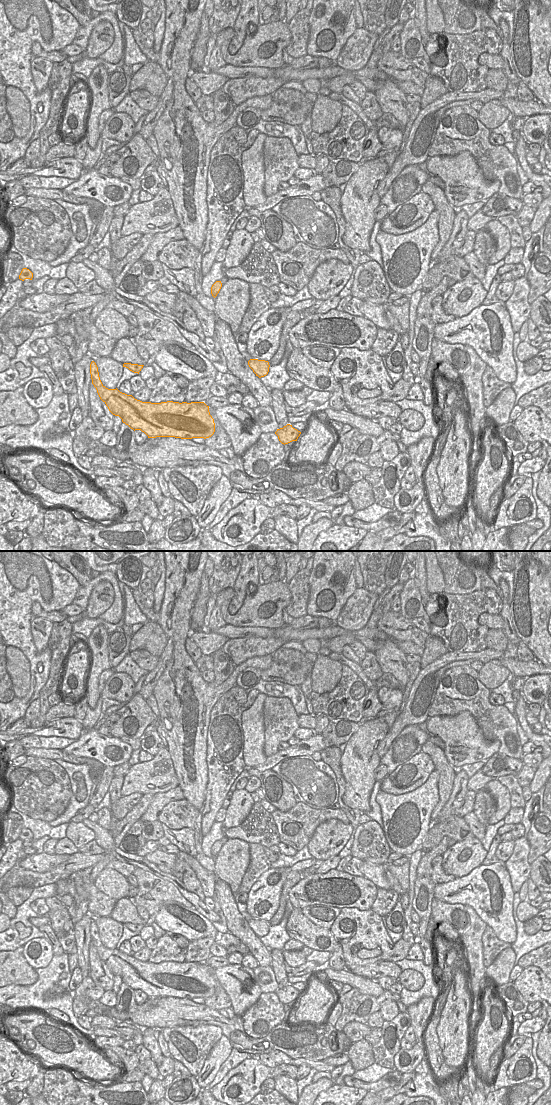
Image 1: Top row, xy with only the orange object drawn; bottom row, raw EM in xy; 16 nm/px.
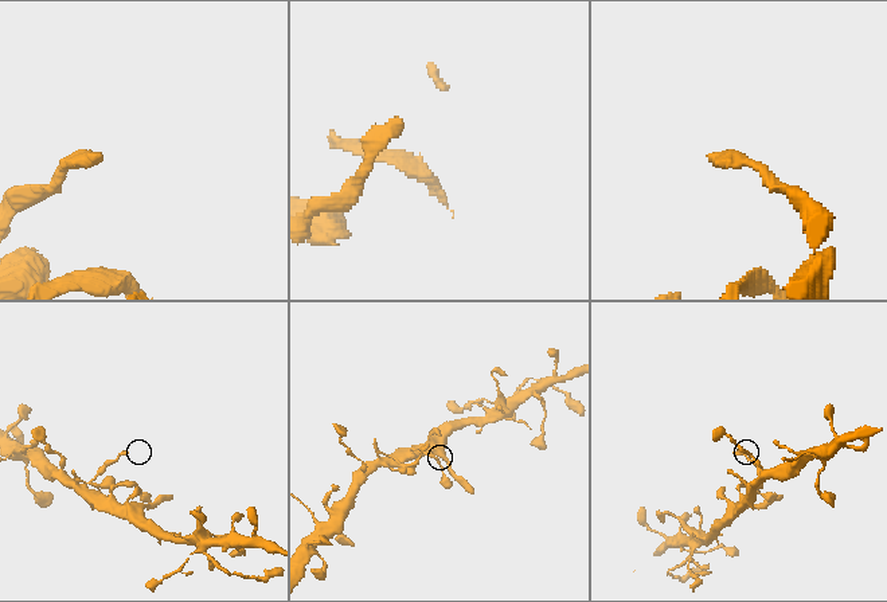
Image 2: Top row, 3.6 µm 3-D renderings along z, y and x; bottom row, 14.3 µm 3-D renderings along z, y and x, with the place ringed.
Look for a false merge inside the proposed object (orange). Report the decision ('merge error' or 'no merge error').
no merge error

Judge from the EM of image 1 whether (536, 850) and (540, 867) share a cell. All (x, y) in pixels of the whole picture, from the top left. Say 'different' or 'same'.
different

